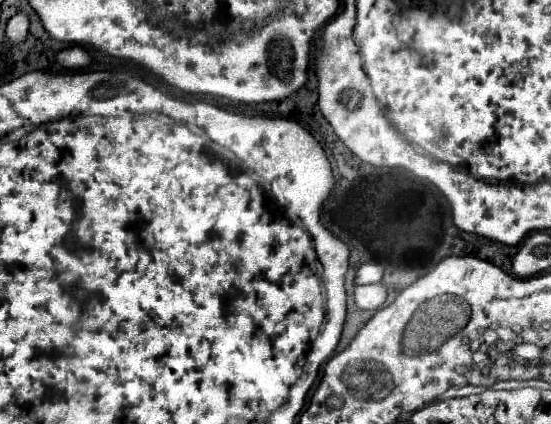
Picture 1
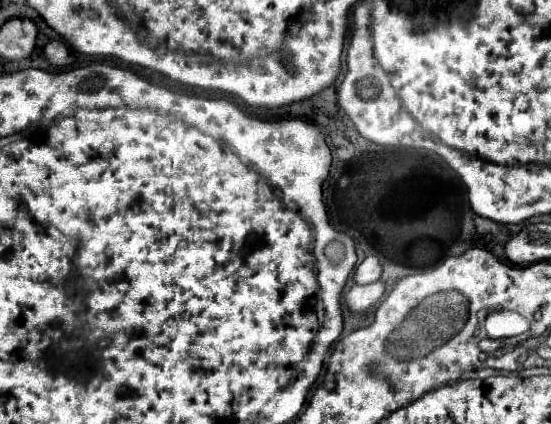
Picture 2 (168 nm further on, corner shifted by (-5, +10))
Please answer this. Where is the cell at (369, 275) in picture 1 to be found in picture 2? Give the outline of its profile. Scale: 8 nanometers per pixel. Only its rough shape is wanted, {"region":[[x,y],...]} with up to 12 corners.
{"region":[[367,256],[355,270],[355,284],[381,278],[381,262]]}

